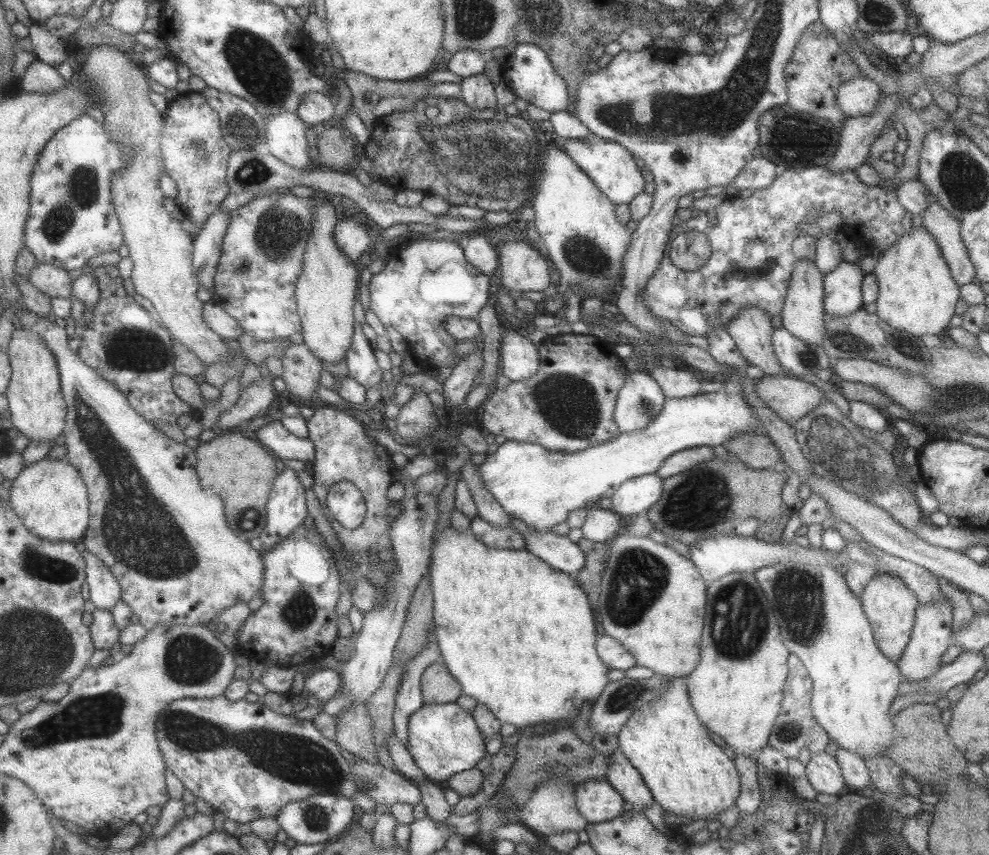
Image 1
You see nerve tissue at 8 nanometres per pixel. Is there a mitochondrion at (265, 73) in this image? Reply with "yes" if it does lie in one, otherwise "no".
yes

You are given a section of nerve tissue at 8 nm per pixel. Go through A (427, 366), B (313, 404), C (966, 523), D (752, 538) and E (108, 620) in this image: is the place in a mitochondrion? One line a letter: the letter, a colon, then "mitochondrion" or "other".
A: other
B: other
C: other
D: other
E: other

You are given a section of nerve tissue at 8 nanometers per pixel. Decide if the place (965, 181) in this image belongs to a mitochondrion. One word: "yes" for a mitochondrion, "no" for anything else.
yes

